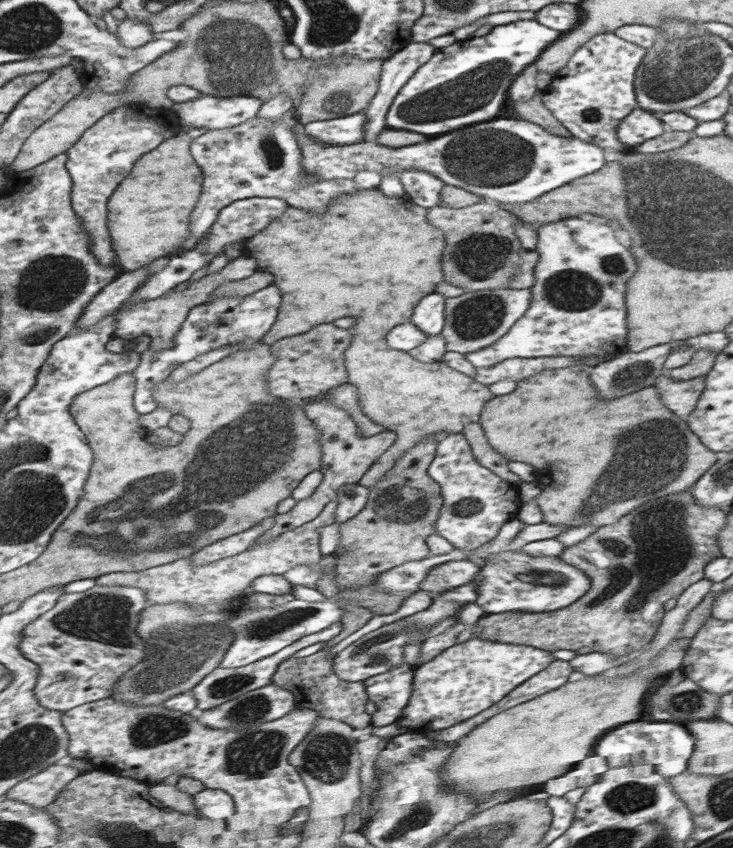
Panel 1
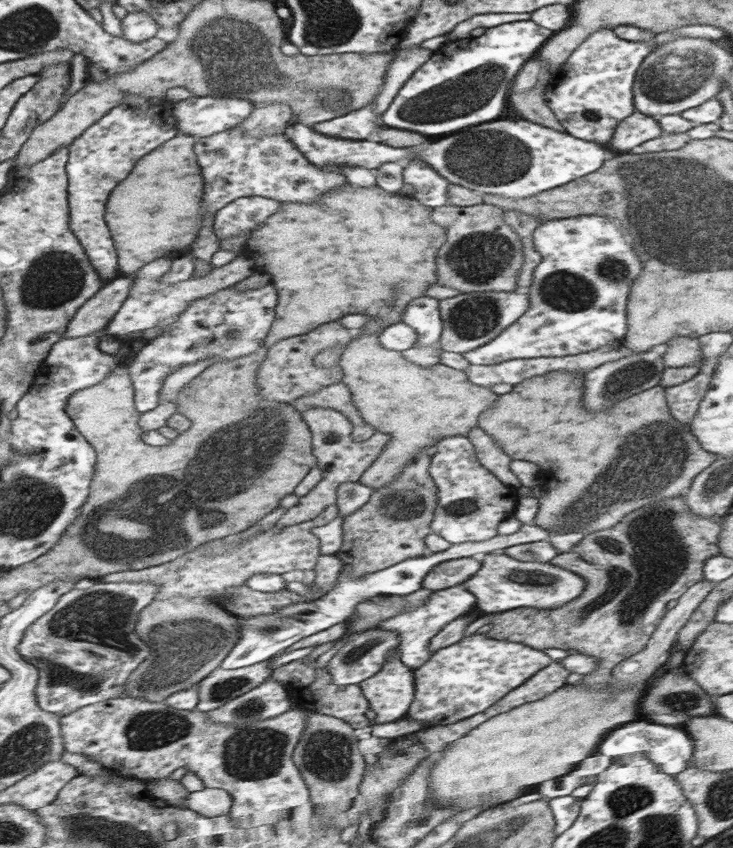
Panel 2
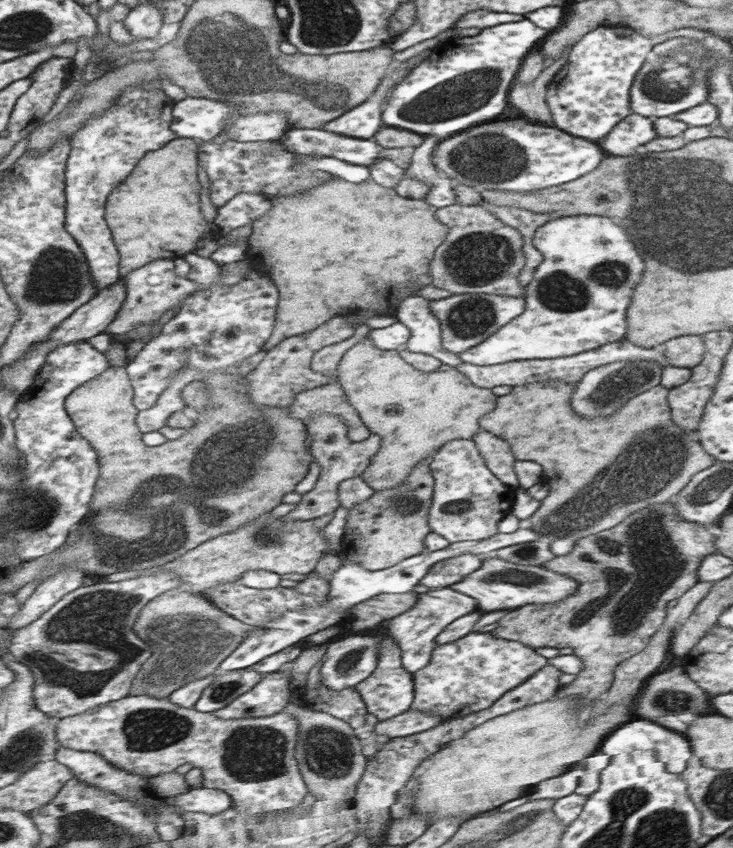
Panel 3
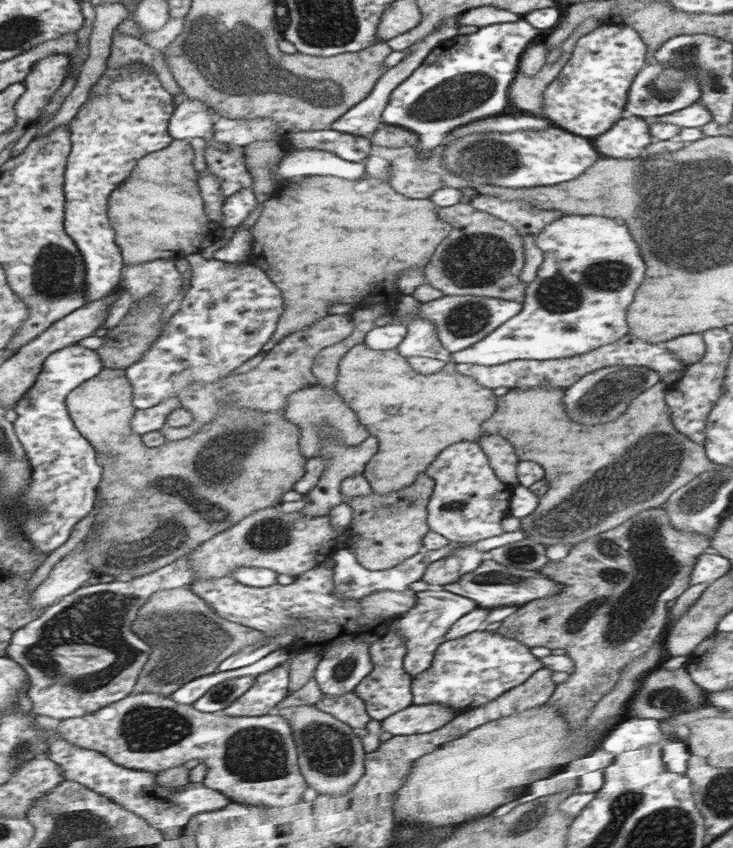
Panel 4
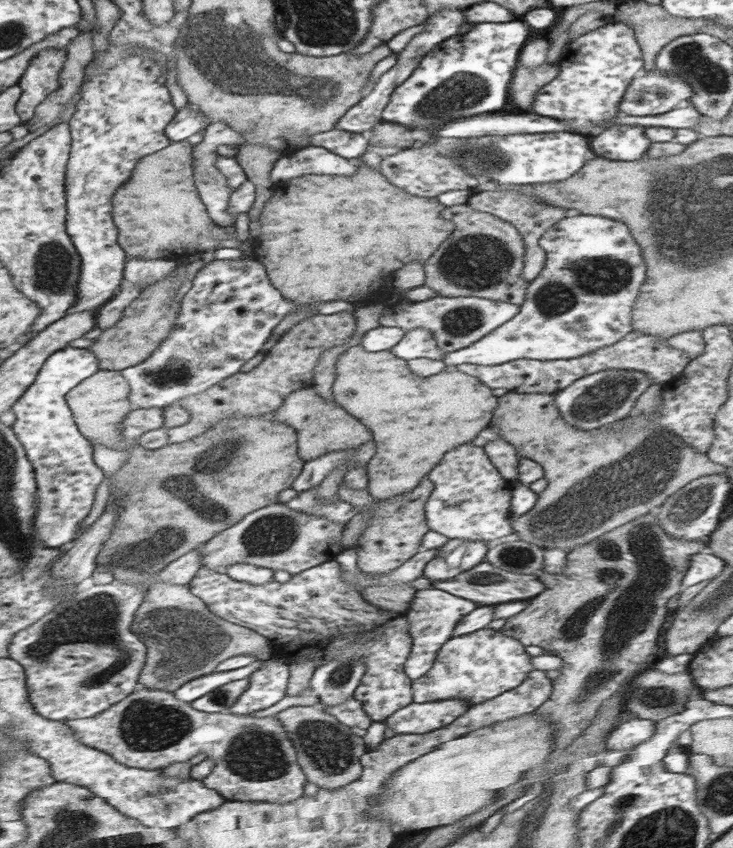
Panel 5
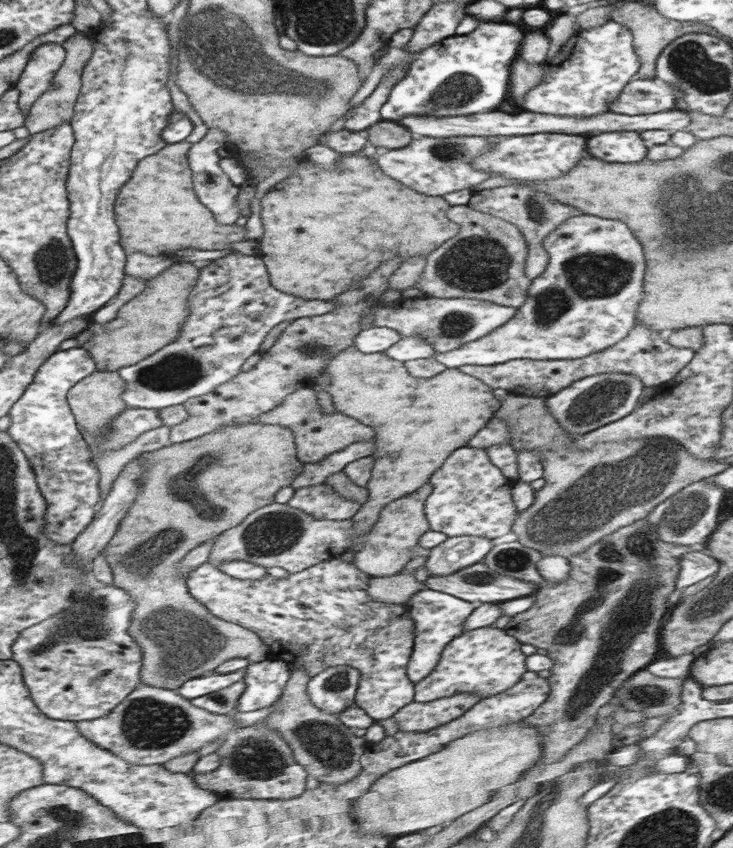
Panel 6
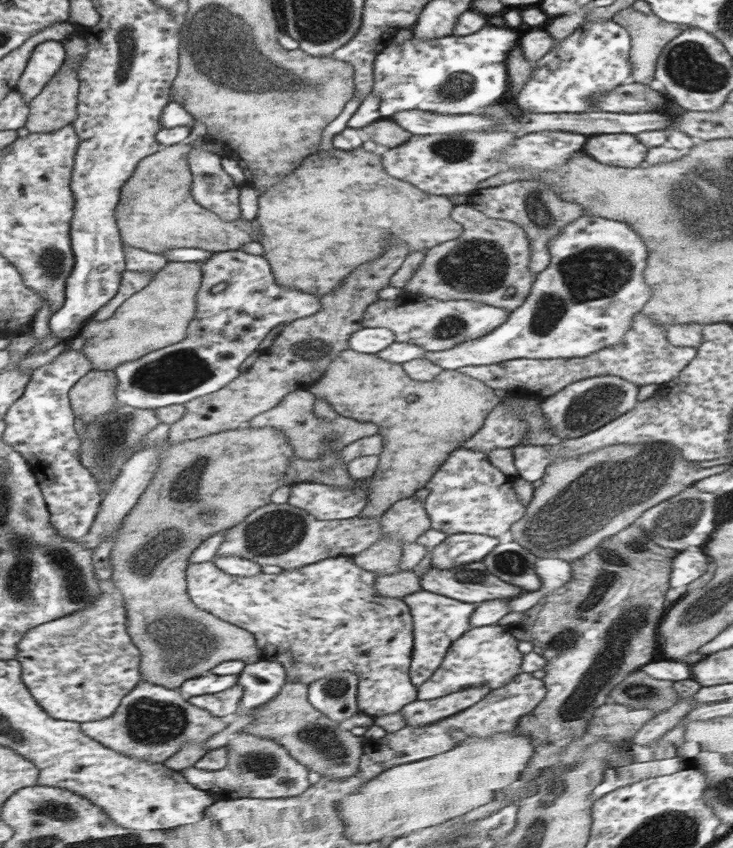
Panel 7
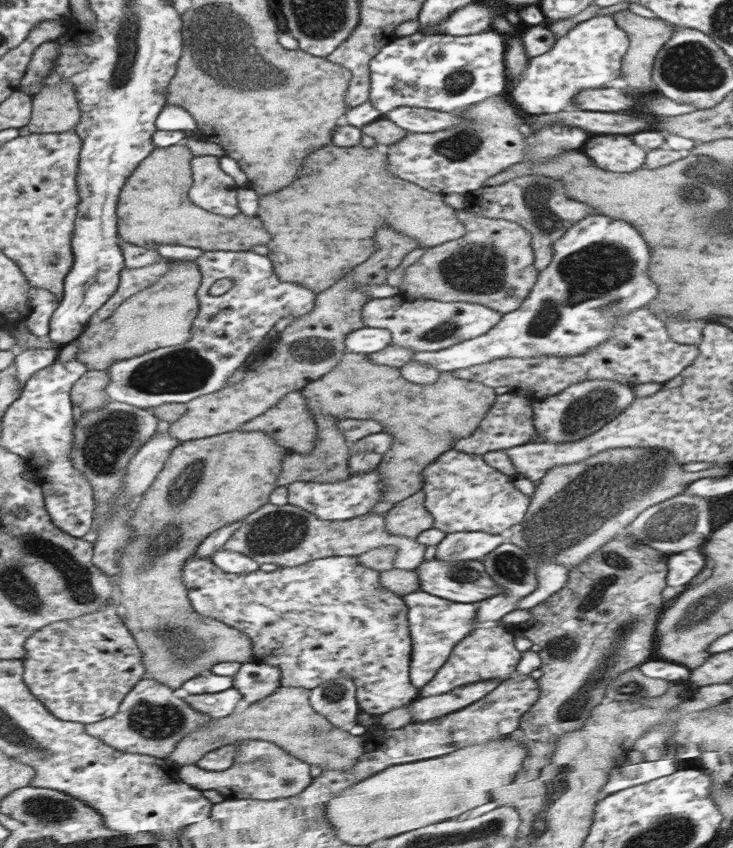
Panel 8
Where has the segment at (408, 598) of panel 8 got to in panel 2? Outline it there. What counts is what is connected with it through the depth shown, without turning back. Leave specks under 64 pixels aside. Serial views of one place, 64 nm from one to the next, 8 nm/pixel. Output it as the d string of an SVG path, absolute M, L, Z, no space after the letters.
M461 584L444 588L440 591L431 591L421 606L417 606L414 610L407 613L385 619L383 628L397 632L397 636L400 637L399 643L397 643L400 661L407 665L409 670L415 672L416 668L423 666L424 662L430 657L431 652L429 652L428 644L433 636L447 623L451 623L455 618L467 614L475 604L473 594L463 588Z

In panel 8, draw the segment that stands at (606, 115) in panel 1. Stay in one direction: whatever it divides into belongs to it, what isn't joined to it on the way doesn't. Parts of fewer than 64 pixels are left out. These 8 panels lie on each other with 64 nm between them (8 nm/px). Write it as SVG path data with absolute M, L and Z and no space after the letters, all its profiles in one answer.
M613 14L595 15L588 20L579 22L569 28L563 36L556 37L550 50L528 60L527 67L519 73L519 77L515 81L511 81L513 84L511 98L527 114L555 114L555 112L561 114L563 110L577 109L575 106L576 96L580 94L581 90L605 87L605 82L621 77L621 63L627 52L628 44L628 36L623 29L617 26L613 20Z

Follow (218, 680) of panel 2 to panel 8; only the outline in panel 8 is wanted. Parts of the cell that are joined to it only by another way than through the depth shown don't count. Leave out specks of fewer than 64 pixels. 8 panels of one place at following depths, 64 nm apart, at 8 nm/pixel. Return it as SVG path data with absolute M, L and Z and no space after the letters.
M234 686L223 692L192 695L182 693L182 695L185 701L197 709L197 712L202 712L213 719L233 715L244 705L243 694Z

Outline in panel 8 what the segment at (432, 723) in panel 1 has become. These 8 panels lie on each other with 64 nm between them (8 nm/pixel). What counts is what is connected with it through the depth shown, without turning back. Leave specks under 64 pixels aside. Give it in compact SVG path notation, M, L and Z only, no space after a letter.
M503 625L491 628L477 628L467 638L453 647L447 662L439 668L429 683L419 689L419 697L440 695L469 683L485 680L505 681L513 676L520 662L521 654L516 648L515 638Z

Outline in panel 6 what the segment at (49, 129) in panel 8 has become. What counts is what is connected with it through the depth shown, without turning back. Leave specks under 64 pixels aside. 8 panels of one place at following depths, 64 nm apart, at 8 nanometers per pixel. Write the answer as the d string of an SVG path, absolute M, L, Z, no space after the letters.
M80 34L73 35L73 38L63 45L67 56L63 67L57 73L53 87L49 87L49 91L45 92L29 111L26 128L31 135L57 128L65 122L70 122L75 116L76 104L82 89L83 73L88 61L92 58L93 46L89 38Z

